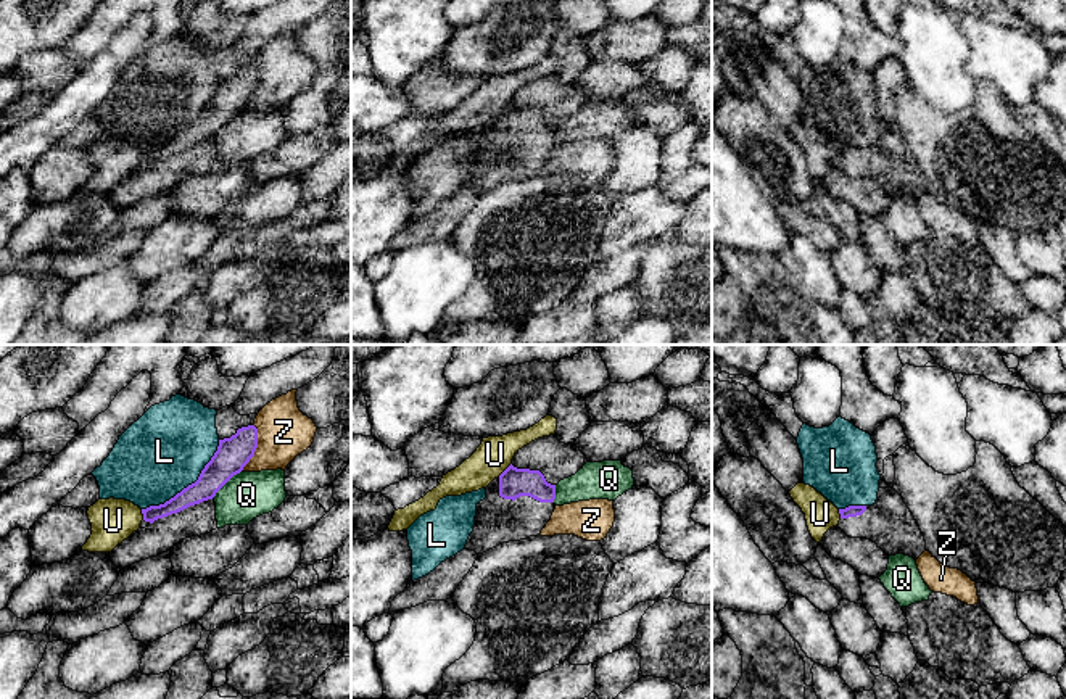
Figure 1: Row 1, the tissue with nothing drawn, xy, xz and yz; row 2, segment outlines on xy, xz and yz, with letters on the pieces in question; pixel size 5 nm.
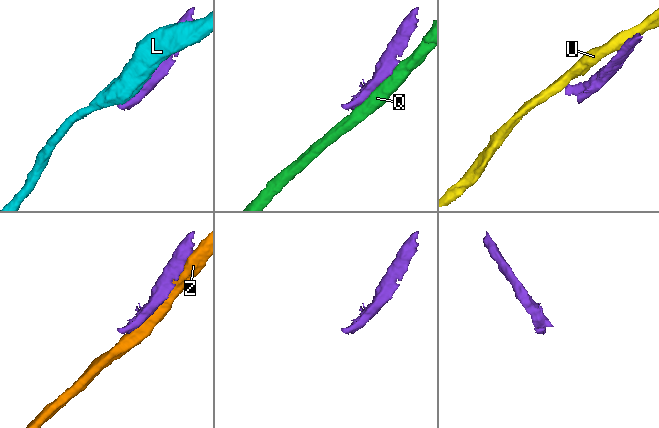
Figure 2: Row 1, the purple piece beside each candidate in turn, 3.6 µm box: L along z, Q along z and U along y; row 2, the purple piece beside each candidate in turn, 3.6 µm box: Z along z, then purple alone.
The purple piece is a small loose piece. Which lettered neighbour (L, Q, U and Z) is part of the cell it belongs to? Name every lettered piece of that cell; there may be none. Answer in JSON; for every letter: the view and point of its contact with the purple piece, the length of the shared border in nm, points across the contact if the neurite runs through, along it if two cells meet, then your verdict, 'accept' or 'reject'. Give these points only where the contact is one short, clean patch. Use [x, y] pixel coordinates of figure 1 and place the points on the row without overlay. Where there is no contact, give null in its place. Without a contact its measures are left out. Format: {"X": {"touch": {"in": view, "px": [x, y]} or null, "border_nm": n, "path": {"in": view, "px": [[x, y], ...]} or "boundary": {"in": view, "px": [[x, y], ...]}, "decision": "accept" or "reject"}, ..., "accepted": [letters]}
{"L": {"touch": {"in": "xy", "px": [189, 124]}, "border_nm": 500, "decision": "reject"}, "Q": {"touch": {"in": "xy", "px": [227, 119]}, "border_nm": 200, "decision": "reject"}, "U": {"touch": {"in": "xz", "px": [506, 108]}, "border_nm": 100, "boundary": {"in": "xz", "px": [[511, 102], [498, 115]]}, "decision": "reject"}, "Z": {"touch": {"in": "xy", "px": [256, 86]}, "border_nm": 240, "decision": "reject"}, "accepted": []}

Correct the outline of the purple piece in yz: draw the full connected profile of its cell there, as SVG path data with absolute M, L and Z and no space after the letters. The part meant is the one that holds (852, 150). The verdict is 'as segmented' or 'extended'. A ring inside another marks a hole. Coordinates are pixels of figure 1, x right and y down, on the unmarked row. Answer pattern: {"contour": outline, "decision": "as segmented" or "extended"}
{"contour": "M879 127L873 145L839 148L839 168L850 177L866 177L887 195L905 193L915 200L926 190L924 176L894 127Z", "decision": "extended"}

